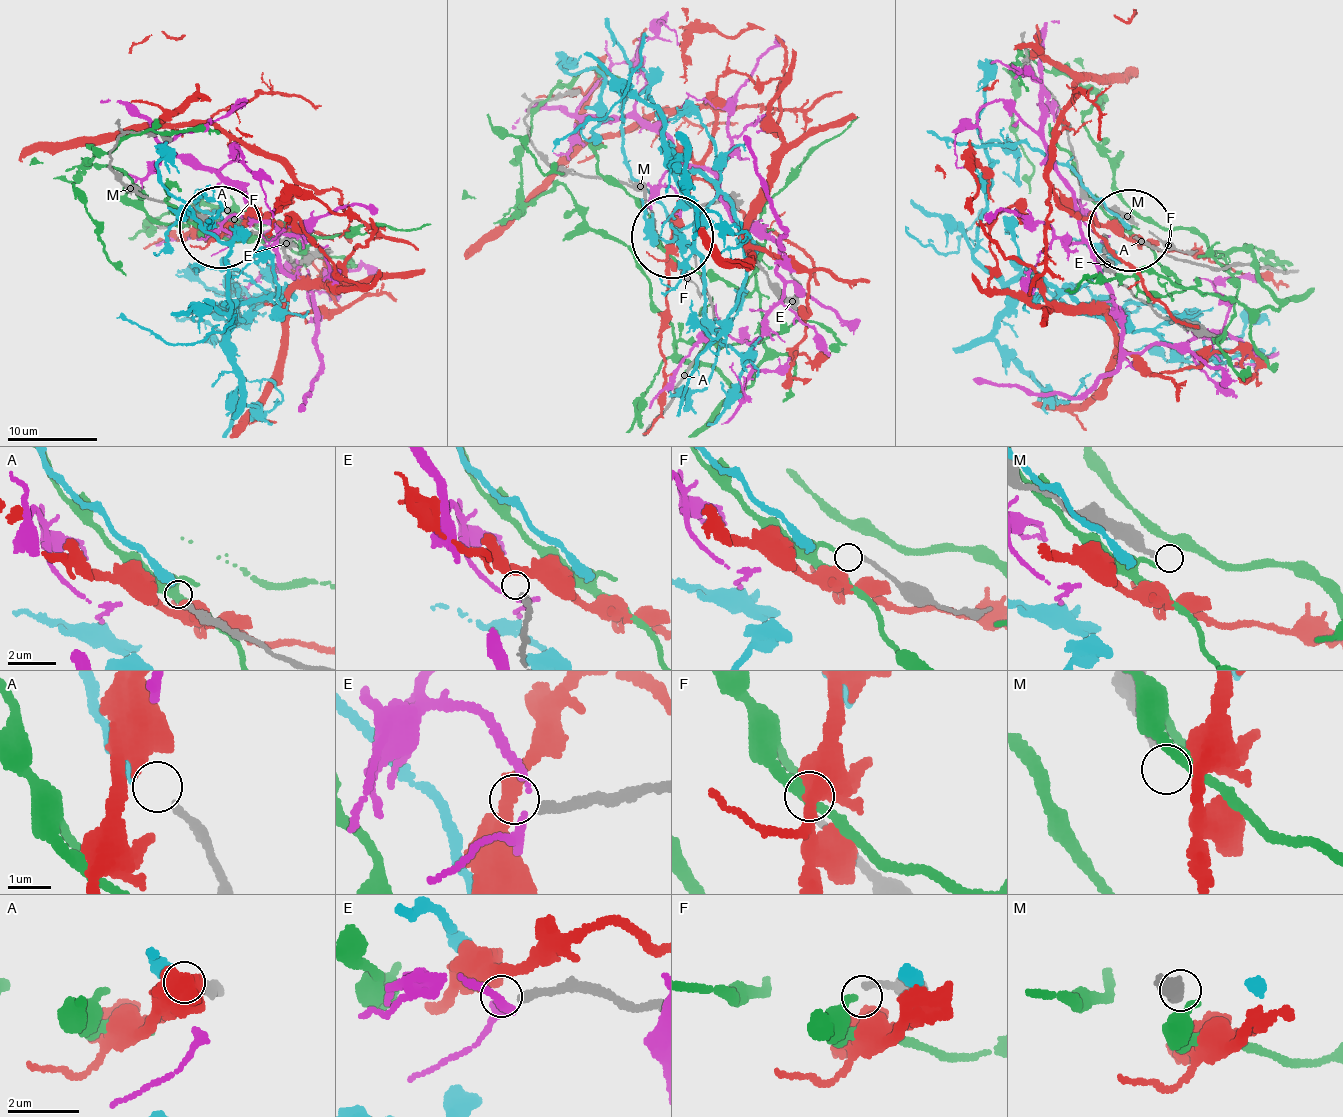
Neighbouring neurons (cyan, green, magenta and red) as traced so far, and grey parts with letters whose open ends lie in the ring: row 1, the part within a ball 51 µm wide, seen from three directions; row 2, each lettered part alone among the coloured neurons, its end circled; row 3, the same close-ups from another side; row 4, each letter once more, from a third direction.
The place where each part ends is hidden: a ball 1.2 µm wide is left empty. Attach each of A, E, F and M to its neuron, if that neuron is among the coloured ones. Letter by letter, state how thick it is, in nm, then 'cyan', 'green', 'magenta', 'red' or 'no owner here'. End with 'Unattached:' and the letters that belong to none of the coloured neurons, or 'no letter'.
A: calibre 180 nm; cyan
E: calibre 220 nm; no owner here
F: calibre 150 nm; green
M: calibre 240 nm; no owner here
Unattached: E, M

